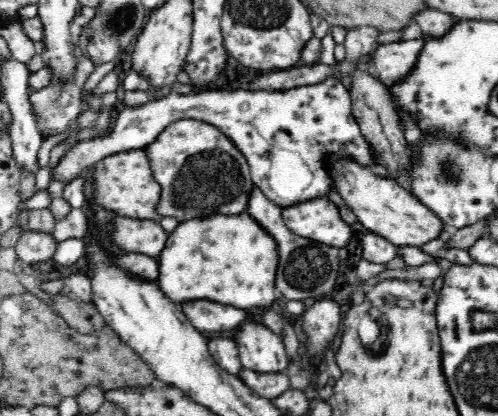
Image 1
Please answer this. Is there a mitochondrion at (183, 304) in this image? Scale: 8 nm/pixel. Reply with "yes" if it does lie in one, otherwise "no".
no

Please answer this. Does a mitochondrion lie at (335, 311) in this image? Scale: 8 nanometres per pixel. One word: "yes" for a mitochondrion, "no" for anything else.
no

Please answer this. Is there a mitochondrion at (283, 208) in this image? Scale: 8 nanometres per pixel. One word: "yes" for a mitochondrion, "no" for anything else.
no

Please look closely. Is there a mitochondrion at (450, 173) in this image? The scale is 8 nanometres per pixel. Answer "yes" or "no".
yes

